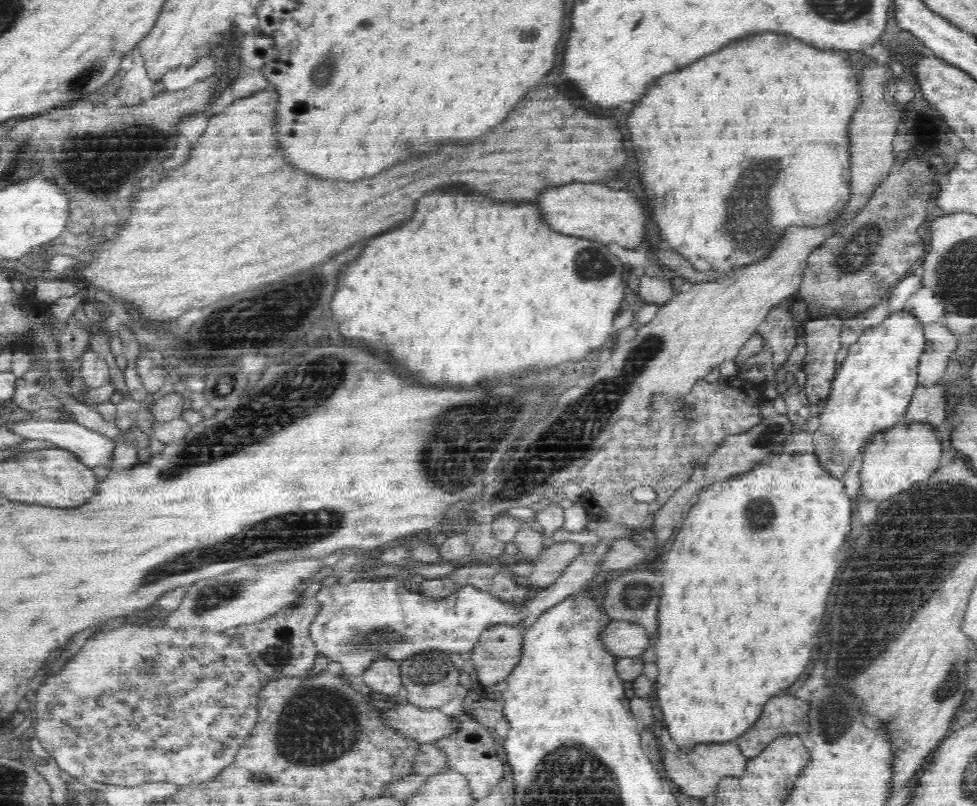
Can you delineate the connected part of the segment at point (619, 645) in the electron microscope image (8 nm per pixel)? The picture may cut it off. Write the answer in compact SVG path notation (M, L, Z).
M616 619L602 636L608 651L619 657L641 657L650 650L650 632L644 625L626 619Z

